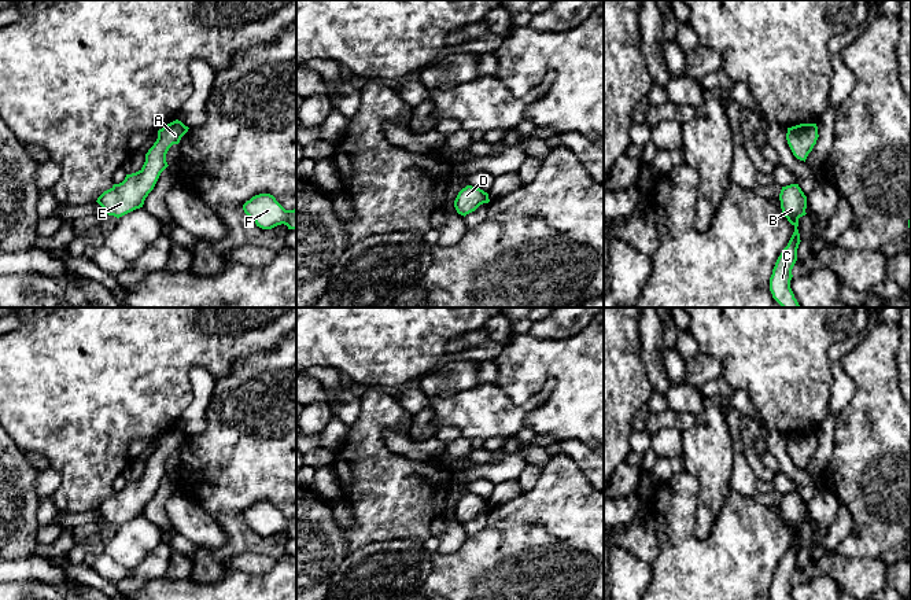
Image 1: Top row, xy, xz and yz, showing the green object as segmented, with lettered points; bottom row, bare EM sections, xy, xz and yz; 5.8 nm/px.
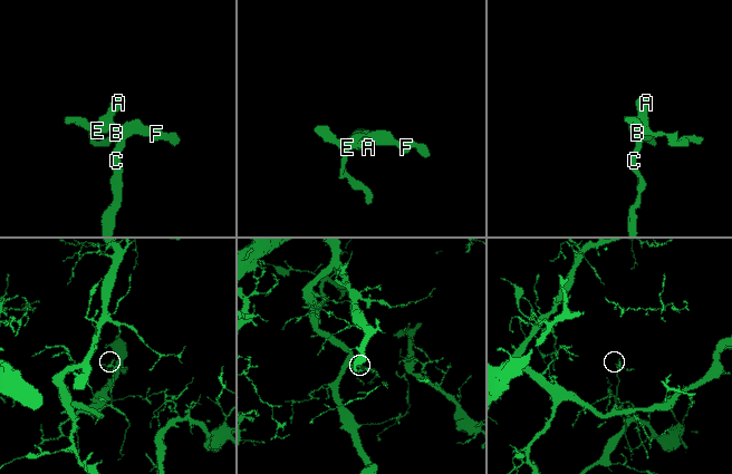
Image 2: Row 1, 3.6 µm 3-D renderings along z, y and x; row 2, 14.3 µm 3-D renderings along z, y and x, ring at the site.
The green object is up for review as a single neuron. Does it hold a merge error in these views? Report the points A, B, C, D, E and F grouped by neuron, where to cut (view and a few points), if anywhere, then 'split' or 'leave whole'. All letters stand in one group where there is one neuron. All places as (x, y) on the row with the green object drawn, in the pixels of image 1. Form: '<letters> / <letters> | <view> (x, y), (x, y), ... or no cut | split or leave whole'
A B C D E F | no cut | leave whole

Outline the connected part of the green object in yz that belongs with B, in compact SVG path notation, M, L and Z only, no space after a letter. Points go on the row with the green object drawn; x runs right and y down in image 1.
M790 184L782 187L779 200L782 216L786 217L788 221L794 227L794 232L788 246L783 249L775 262L772 275L770 277L770 291L772 294L772 298L782 308L800 308L790 288L790 280L793 277L792 269L797 261L797 249L801 242L797 229L798 218L807 214L807 196L804 195L798 184Z

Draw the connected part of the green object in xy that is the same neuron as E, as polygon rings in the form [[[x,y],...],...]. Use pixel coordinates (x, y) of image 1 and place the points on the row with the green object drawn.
[[[176,119],[158,130],[158,139],[145,154],[143,168],[125,180],[104,191],[97,203],[108,216],[117,218],[143,207],[145,198],[154,189],[161,173],[169,166],[166,154],[173,144],[178,144],[188,132],[181,121]]]

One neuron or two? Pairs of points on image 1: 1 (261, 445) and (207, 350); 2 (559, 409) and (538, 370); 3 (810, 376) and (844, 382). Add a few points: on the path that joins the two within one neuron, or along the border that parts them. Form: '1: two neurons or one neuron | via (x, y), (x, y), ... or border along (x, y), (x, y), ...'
1: two neurons | border along (247, 356), (243, 356), (225, 375), (216, 379)
2: one neuron | via (560, 396), (560, 378), (552, 370)
3: two neurons | border along (827, 349), (829, 371), (832, 375), (829, 412)

